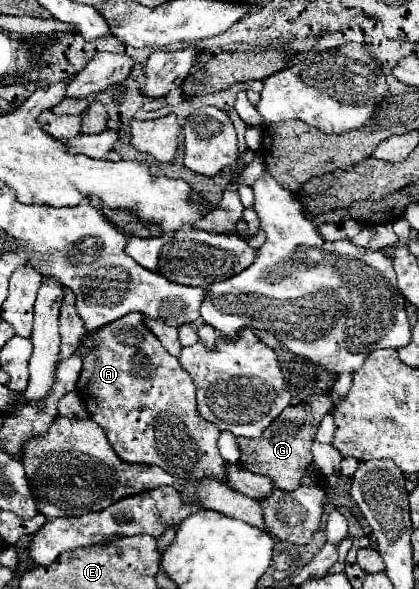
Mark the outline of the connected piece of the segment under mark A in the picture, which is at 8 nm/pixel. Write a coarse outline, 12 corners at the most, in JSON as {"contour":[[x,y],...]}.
{"contour":[[129,313],[81,343],[77,391],[125,463],[265,529],[223,483],[189,373]]}

